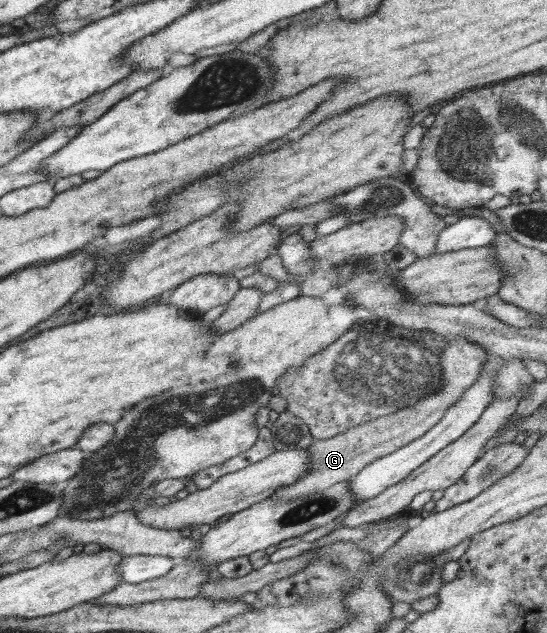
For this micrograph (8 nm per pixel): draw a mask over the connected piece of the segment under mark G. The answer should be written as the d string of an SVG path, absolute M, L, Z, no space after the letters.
M456 337L448 341L447 347L439 353L439 365L441 366L441 388L435 394L427 395L427 398L417 401L413 406L405 406L387 416L379 417L351 428L343 434L330 437L329 439L317 439L305 450L310 451L310 470L305 476L295 480L289 486L279 488L271 499L275 501L295 501L301 497L307 497L323 491L353 478L358 471L361 471L366 465L373 460L379 459L384 455L397 451L400 447L419 439L422 435L427 434L445 415L445 411L456 403L465 393L467 387L473 385L479 375L483 364L489 363L494 357L489 355L485 347L479 344L473 344L464 337Z

